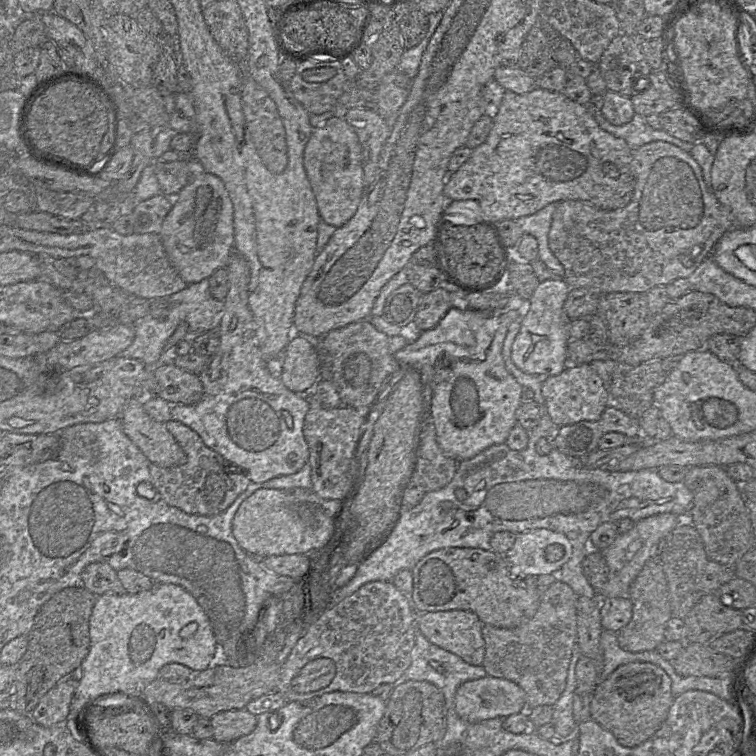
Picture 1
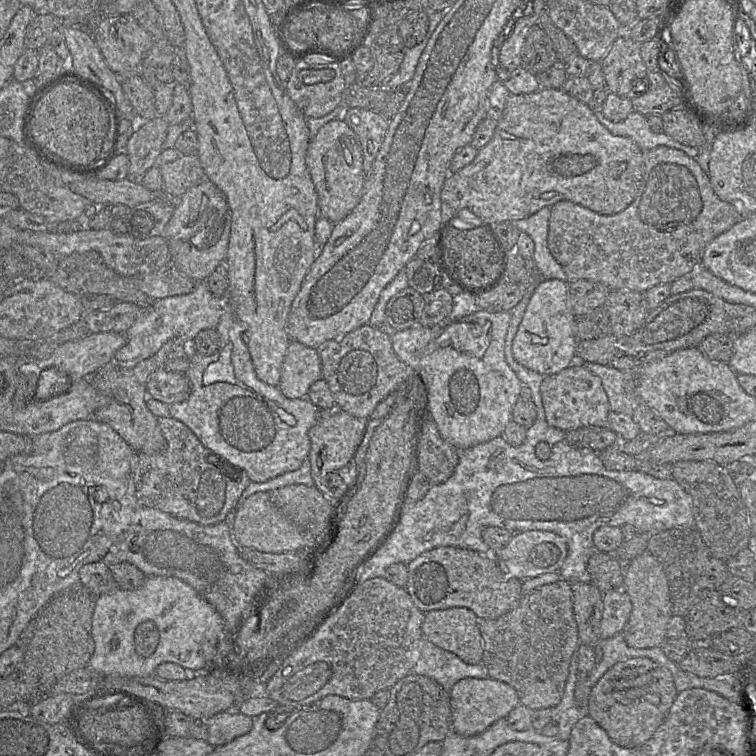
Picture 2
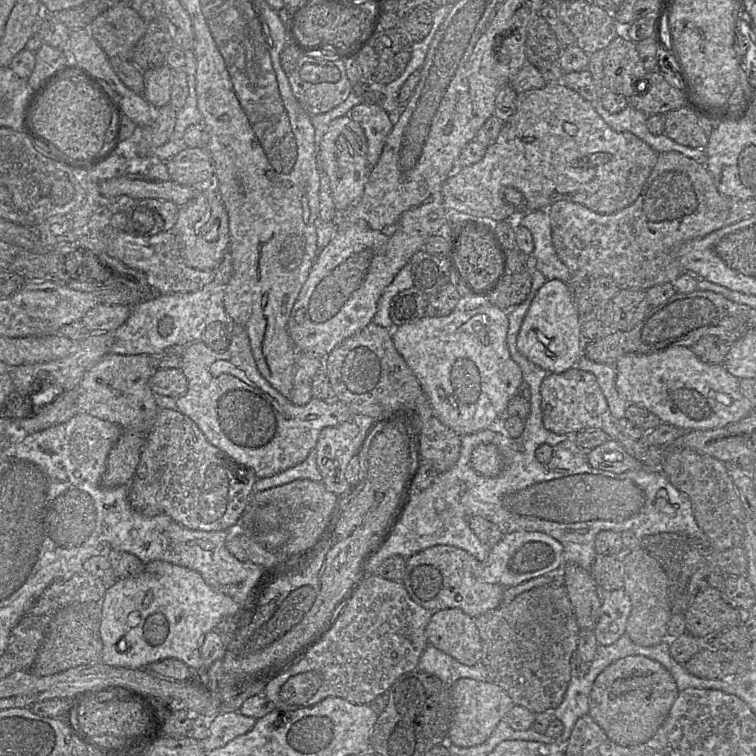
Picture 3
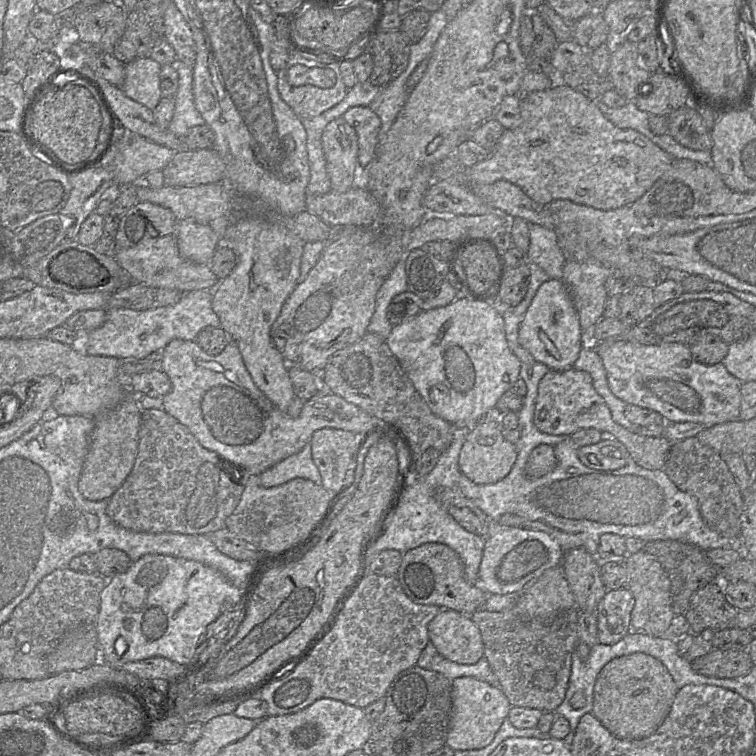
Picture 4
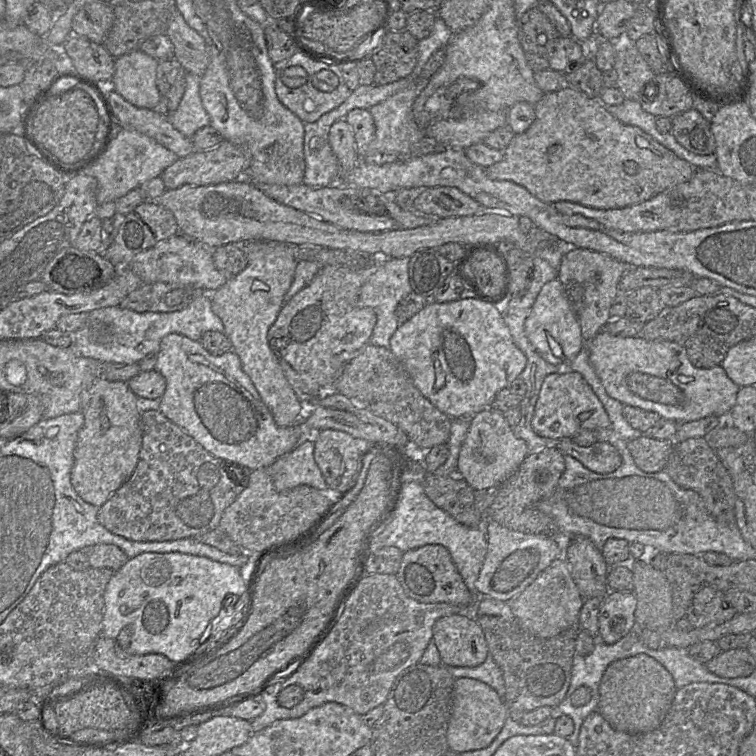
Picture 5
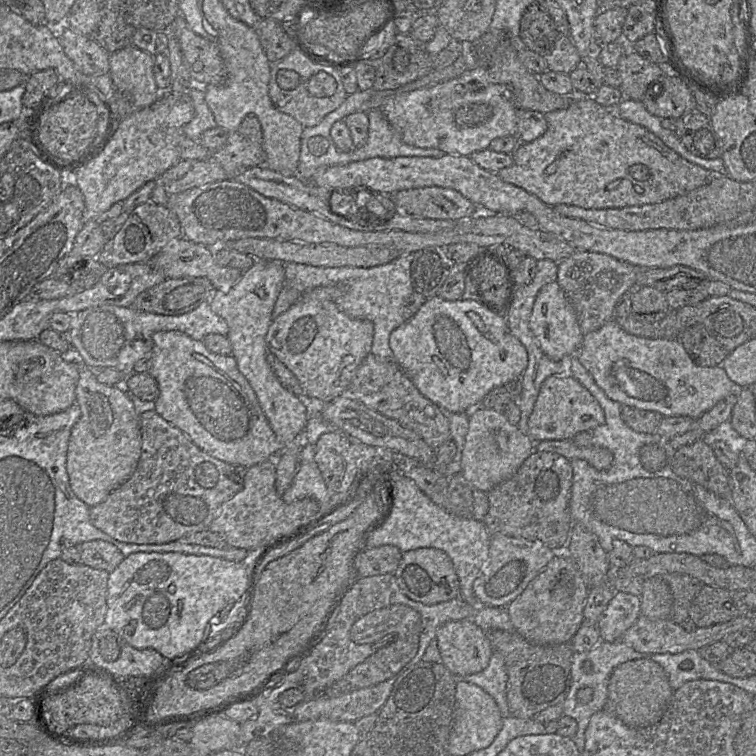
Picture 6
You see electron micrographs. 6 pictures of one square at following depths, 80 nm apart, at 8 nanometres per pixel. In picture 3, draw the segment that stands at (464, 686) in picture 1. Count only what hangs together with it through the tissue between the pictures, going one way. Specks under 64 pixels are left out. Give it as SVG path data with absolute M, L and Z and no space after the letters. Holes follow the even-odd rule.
M461 678L451 687L453 717L448 731L448 744L462 748L478 746L492 734L499 722L515 706L508 693L495 683Z

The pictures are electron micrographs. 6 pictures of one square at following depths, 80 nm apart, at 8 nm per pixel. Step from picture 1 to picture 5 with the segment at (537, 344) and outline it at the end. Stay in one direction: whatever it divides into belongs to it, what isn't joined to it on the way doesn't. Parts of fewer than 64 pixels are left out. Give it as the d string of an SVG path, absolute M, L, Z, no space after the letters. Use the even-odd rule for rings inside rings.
M554 279L541 288L531 312L525 321L525 332L534 349L548 362L569 366L585 346L578 316L559 279Z

